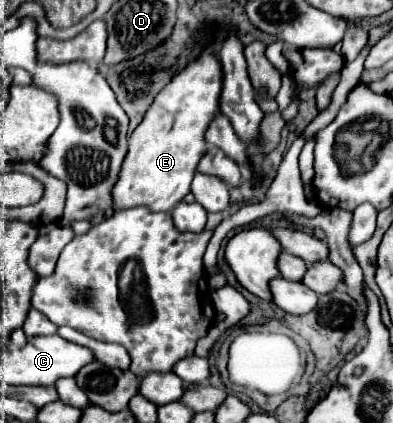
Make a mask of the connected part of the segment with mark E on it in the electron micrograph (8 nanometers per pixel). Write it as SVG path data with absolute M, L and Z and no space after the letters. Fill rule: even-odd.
M208 53L208 55L202 55L200 59L188 63L188 67L182 73L174 75L172 81L158 93L158 97L150 105L148 113L144 115L142 123L128 137L128 153L122 163L118 181L112 187L112 199L114 199L116 211L124 211L124 209L132 209L132 207L148 207L154 213L156 211L172 211L190 193L190 183L196 173L198 161L206 151L204 131L206 131L208 123L212 121L212 117L218 113L220 89L222 89L220 61Z

